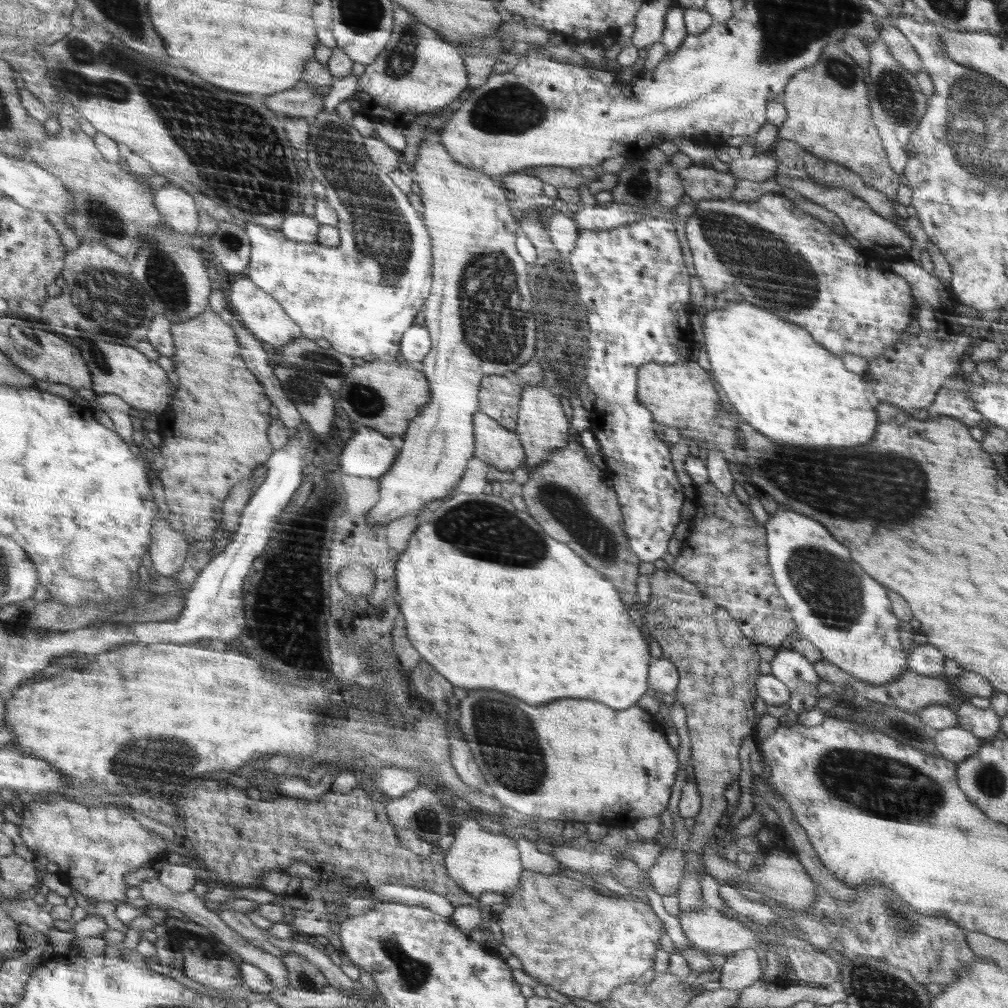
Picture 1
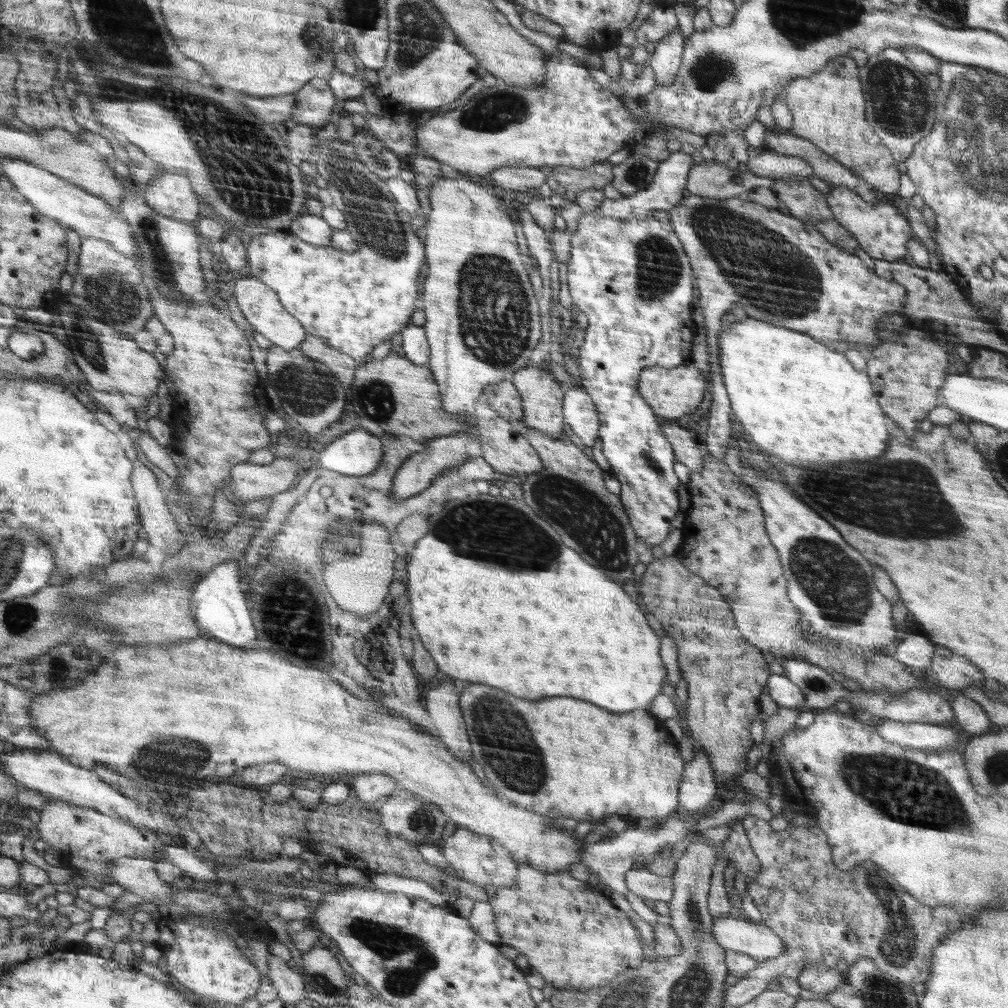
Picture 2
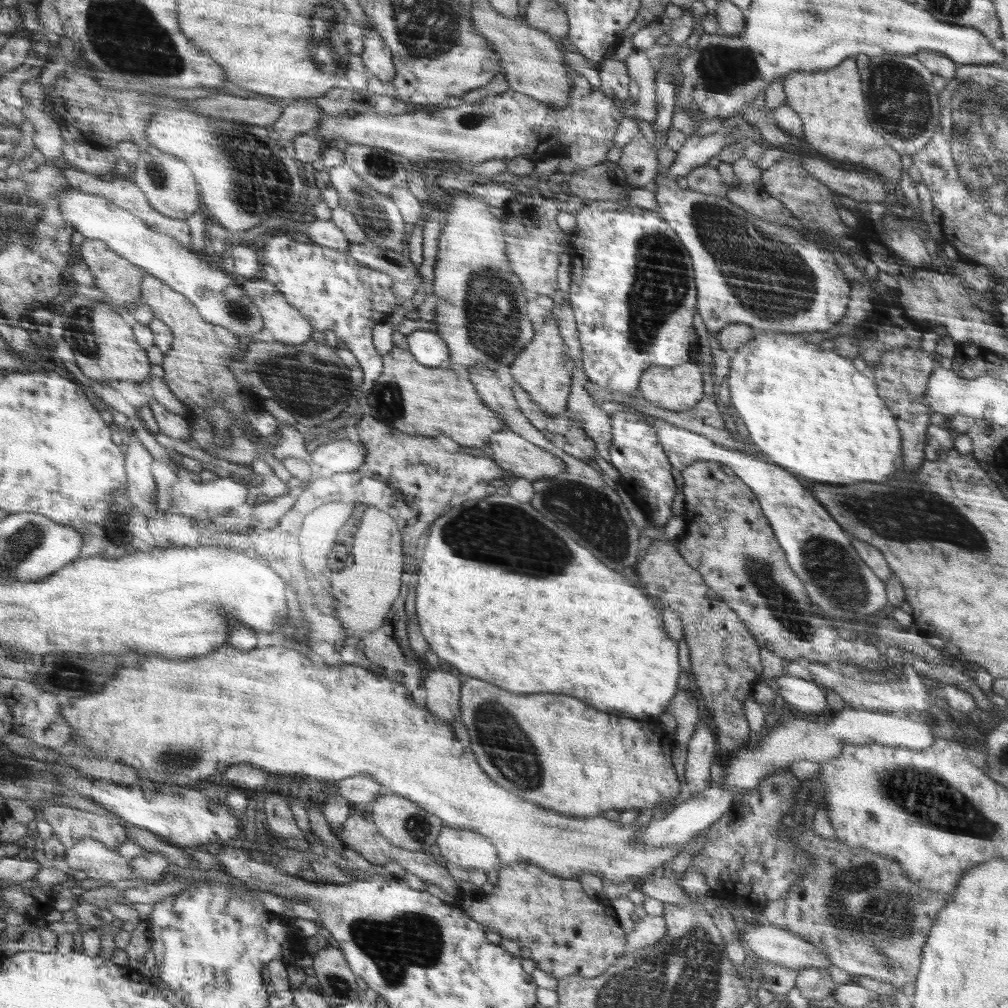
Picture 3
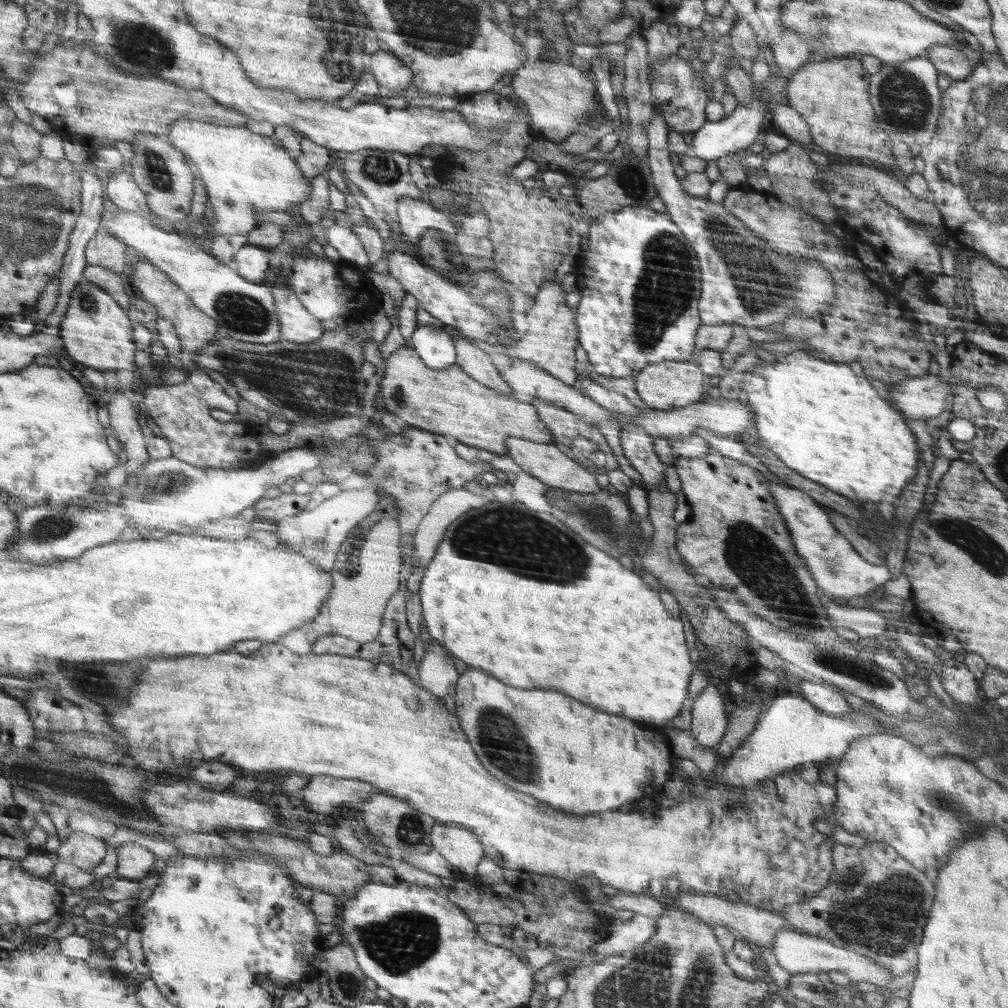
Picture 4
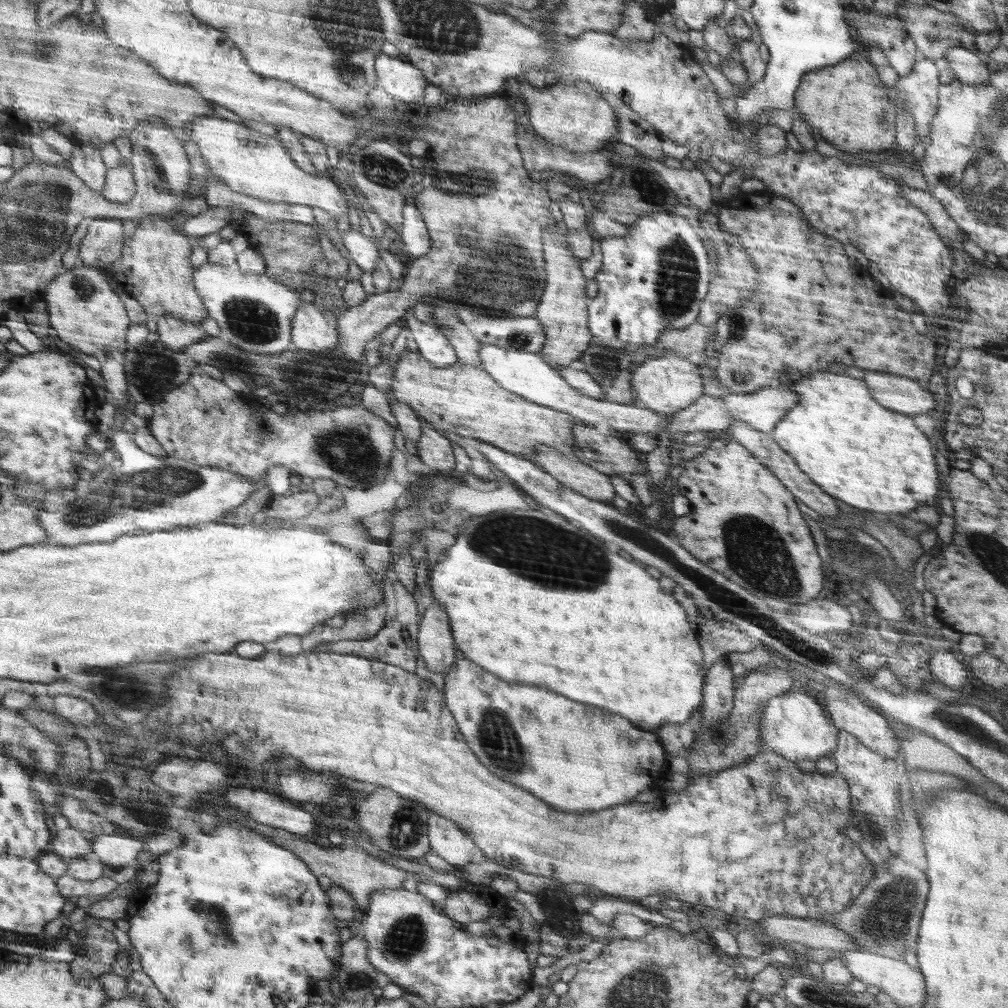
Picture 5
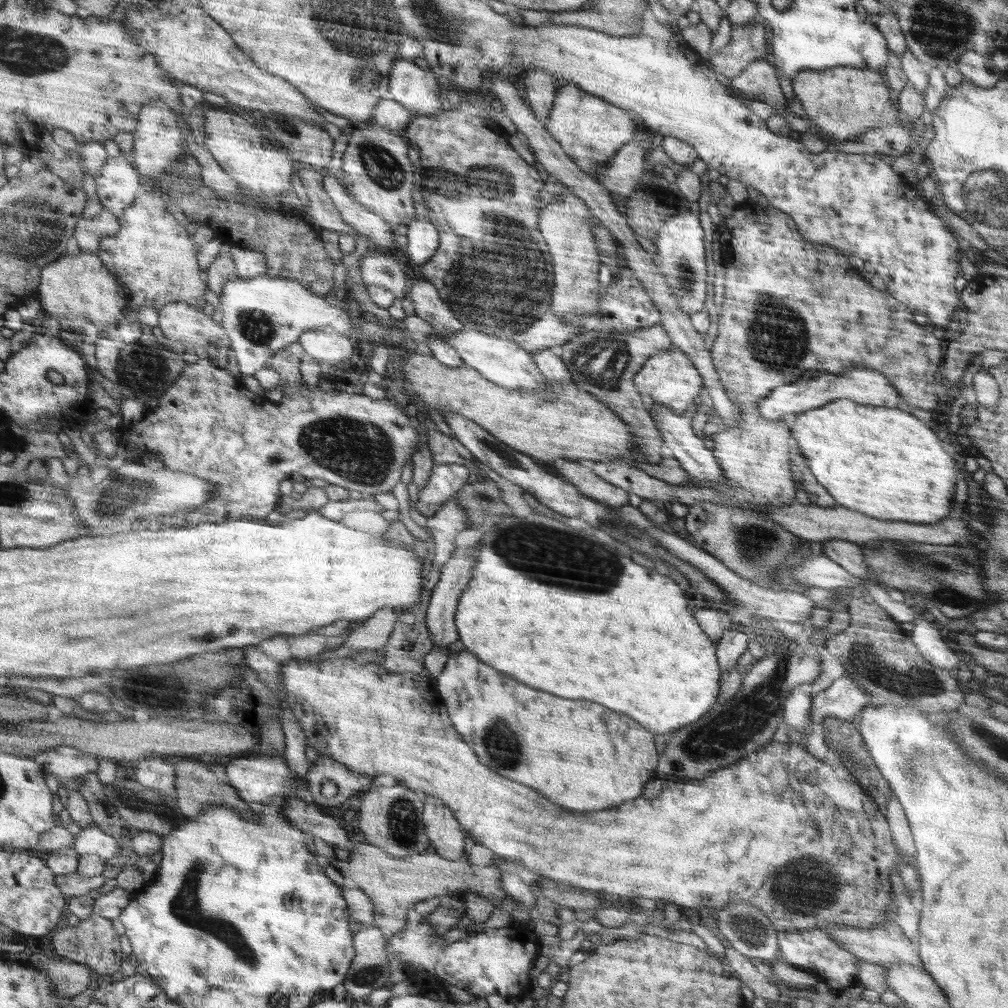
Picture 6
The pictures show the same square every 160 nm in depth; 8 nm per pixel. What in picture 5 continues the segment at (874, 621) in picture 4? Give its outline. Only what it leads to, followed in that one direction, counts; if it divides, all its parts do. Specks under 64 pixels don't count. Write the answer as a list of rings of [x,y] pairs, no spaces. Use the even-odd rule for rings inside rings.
[[[816,598],[816,602],[798,606],[796,610],[792,610],[792,614],[786,616],[815,635],[826,634],[828,631],[842,635],[852,628],[852,617],[846,606],[832,599]]]

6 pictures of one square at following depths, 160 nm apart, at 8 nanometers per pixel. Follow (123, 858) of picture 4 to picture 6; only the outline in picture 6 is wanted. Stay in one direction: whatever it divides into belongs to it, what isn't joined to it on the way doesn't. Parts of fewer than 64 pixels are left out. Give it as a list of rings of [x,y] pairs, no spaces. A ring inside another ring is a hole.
[[[97,825],[83,829],[77,836],[75,848],[80,854],[97,854],[105,859],[116,858],[121,852],[121,842],[106,834]]]

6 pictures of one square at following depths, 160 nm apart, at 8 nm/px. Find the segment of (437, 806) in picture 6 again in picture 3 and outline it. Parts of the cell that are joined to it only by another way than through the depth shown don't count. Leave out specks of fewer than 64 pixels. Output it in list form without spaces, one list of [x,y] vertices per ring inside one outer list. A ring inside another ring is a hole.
[[[443,829],[438,835],[436,846],[443,862],[453,862],[461,869],[483,868],[487,871],[500,864],[493,842],[469,829]]]

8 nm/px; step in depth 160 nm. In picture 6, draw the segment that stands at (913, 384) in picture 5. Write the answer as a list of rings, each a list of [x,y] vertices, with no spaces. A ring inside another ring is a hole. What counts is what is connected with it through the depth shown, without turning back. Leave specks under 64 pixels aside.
[[[860,367],[852,369],[844,375],[820,374],[809,381],[779,386],[778,389],[771,390],[771,393],[759,402],[757,409],[760,411],[762,419],[766,421],[789,420],[793,416],[820,408],[832,400],[838,400],[838,398],[852,399],[857,403],[886,408],[896,408],[902,399],[900,392],[888,377],[885,377],[881,372]]]

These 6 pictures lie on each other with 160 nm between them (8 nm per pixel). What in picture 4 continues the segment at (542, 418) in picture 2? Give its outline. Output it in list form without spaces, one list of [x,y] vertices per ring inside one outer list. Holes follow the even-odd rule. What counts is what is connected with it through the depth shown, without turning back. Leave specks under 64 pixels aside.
[[[556,276],[544,282],[544,286],[536,294],[533,303],[526,306],[524,313],[528,319],[528,329],[525,336],[510,348],[504,348],[504,355],[510,358],[519,358],[533,362],[536,366],[548,371],[558,380],[575,386],[576,383],[576,358],[574,358],[574,348],[578,346],[578,331],[574,324],[574,310],[568,308],[564,302],[562,288],[556,284]]]

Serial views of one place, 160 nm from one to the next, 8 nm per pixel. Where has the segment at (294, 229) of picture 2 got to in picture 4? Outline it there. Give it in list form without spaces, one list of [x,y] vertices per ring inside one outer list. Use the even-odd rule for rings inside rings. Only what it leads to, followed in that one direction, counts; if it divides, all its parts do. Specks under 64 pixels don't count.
[[[335,224],[325,231],[327,244],[336,248],[346,263],[359,268],[366,268],[370,262],[370,255],[364,250],[354,230]]]

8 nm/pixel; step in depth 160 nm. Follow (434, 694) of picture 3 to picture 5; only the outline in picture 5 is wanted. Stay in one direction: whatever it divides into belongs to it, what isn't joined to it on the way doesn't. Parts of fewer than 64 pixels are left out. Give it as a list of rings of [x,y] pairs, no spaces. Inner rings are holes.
[[[436,601],[421,613],[417,643],[426,670],[443,675],[450,670],[456,659],[455,642],[448,615]]]

